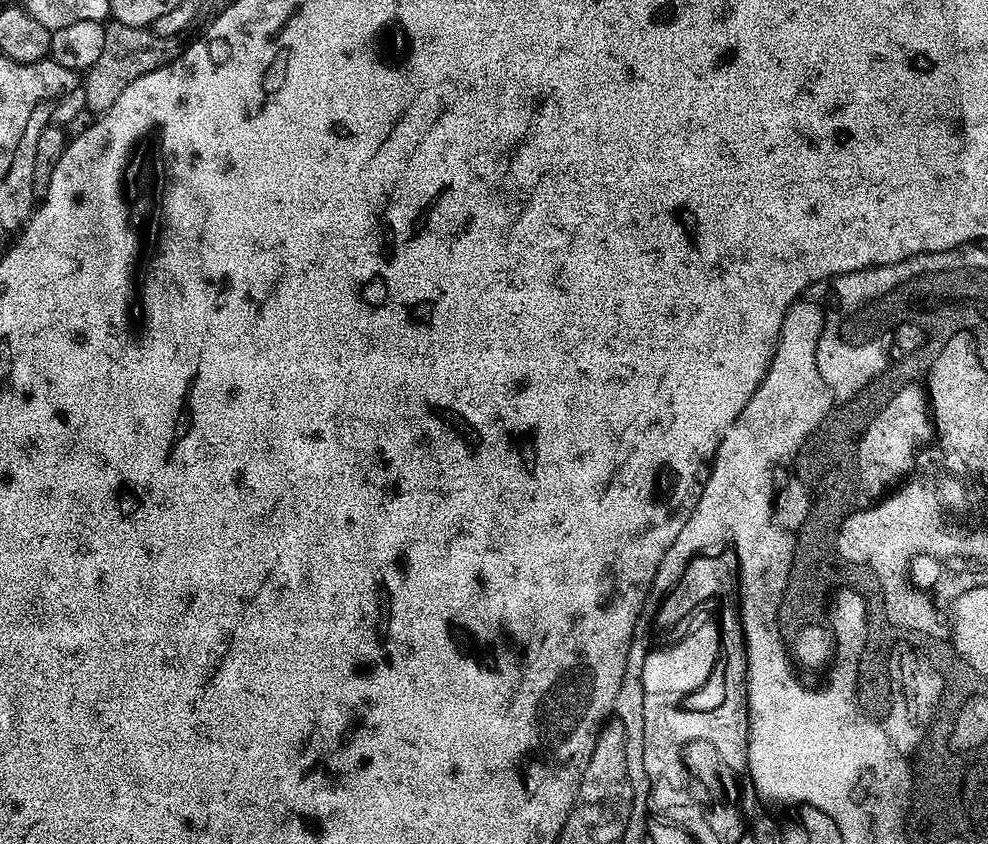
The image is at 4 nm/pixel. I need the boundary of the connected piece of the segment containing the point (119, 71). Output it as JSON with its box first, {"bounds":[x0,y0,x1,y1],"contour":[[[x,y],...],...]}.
{"bounds":[82,22,182,114],"contour":[[[112,22],[105,27],[104,33],[106,42],[102,45],[102,54],[82,80],[84,103],[95,114],[110,110],[110,106],[118,102],[118,94],[122,94],[122,90],[126,90],[134,78],[142,78],[142,74],[150,74],[163,64],[177,60],[182,51],[179,39],[155,36],[147,27],[135,28],[129,24]]]}

